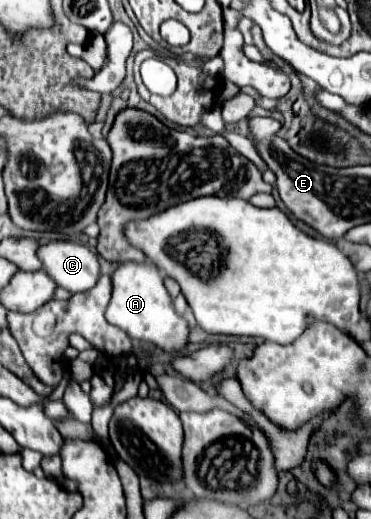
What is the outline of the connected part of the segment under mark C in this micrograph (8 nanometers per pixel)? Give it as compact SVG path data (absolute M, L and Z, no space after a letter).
M51 241L47 245L39 245L37 257L41 259L45 273L69 293L91 289L101 273L97 255L81 243Z

